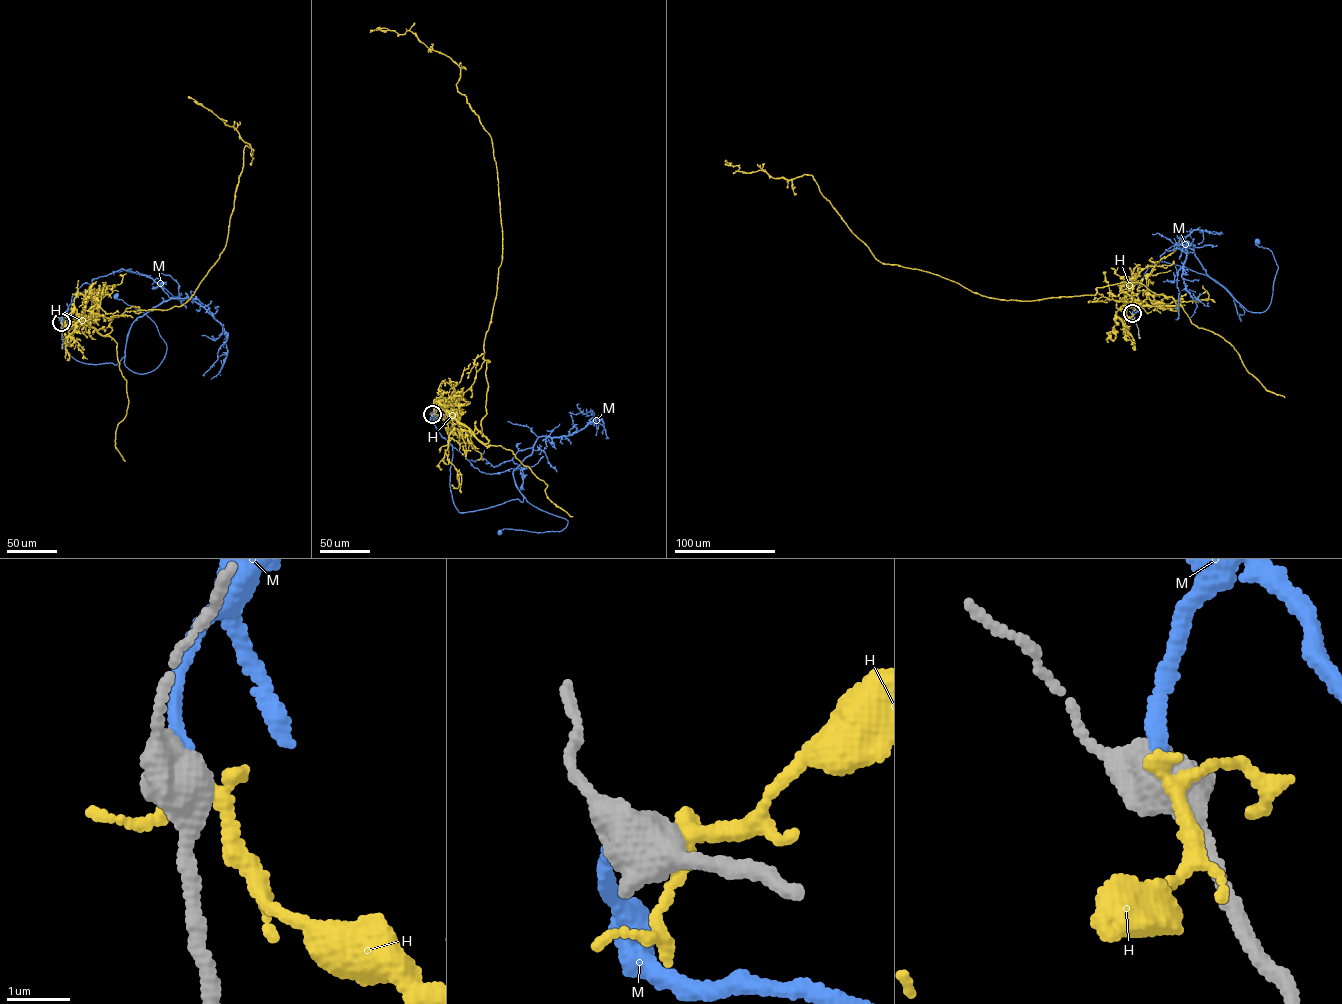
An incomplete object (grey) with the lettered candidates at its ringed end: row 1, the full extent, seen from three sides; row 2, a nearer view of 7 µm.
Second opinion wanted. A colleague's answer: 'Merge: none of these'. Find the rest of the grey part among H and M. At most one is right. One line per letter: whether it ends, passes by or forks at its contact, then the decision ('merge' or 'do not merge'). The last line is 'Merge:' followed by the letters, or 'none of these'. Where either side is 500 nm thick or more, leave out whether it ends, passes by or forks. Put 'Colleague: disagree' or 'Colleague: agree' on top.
Colleague: disagree
H: do not merge
M: merge
Merge: M

